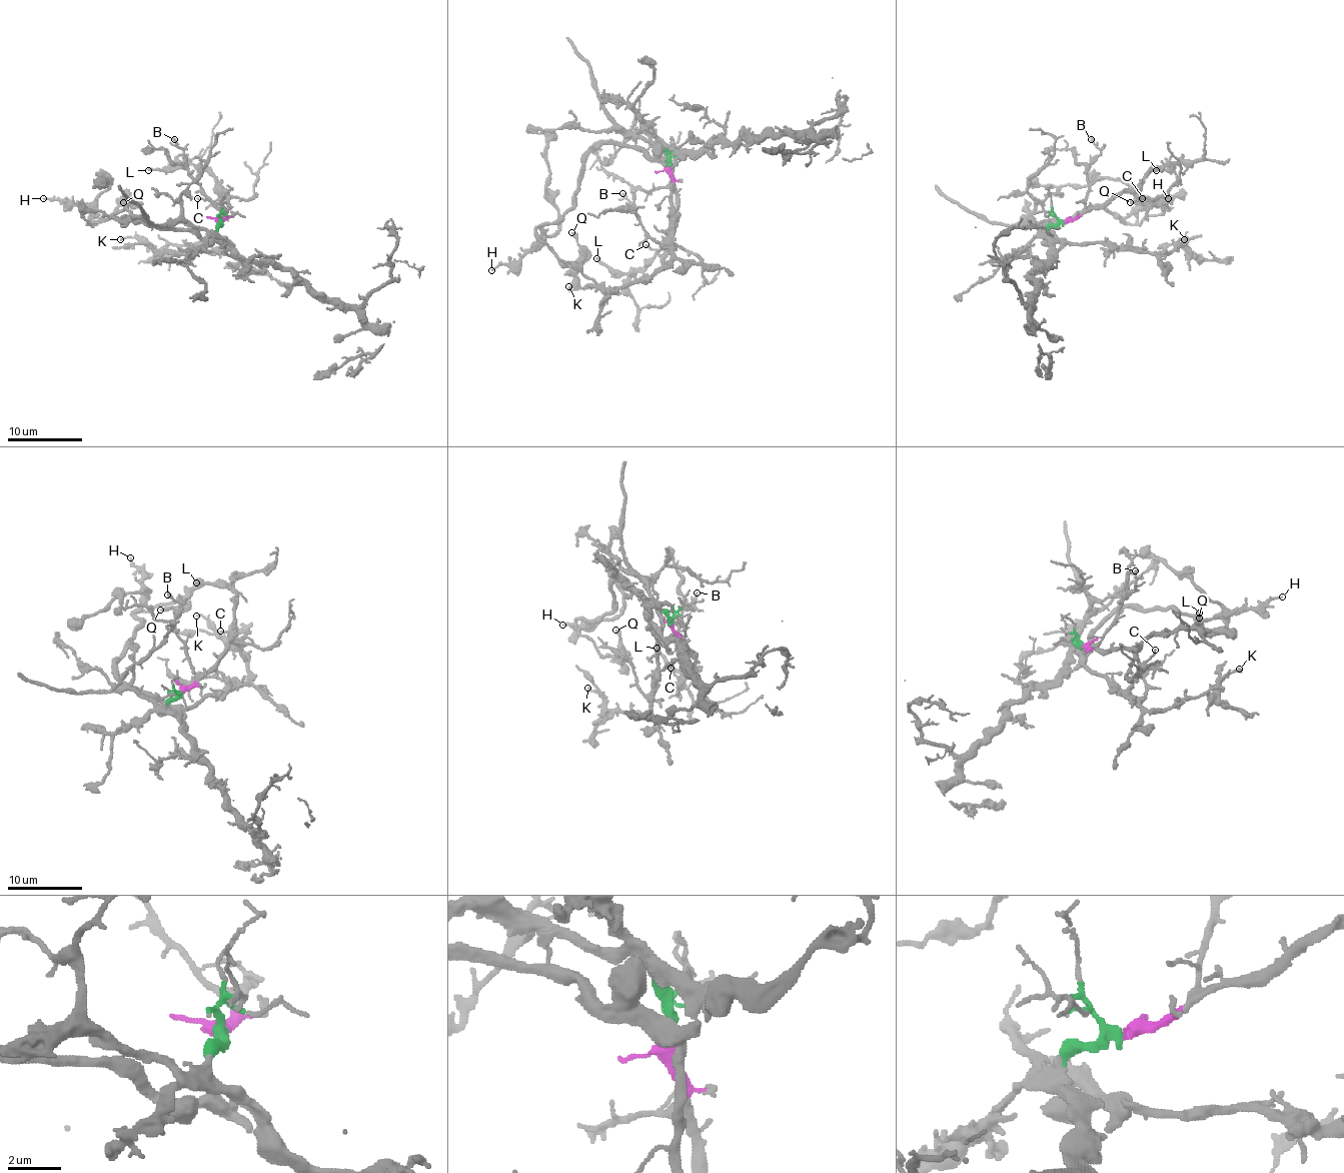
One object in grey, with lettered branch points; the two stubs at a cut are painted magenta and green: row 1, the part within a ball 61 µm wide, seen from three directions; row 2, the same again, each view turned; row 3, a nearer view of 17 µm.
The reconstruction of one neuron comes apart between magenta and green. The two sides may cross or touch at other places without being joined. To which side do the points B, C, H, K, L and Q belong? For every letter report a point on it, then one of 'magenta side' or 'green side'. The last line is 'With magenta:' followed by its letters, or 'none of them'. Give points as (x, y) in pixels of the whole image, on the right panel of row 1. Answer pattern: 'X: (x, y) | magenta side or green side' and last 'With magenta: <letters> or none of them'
B: (1091, 139) | magenta side
C: (1142, 198) | magenta side
H: (1168, 198) | green side
K: (1184, 239) | green side
L: (1156, 170) | magenta side
Q: (1130, 202) | green side
With magenta: B, C, L

